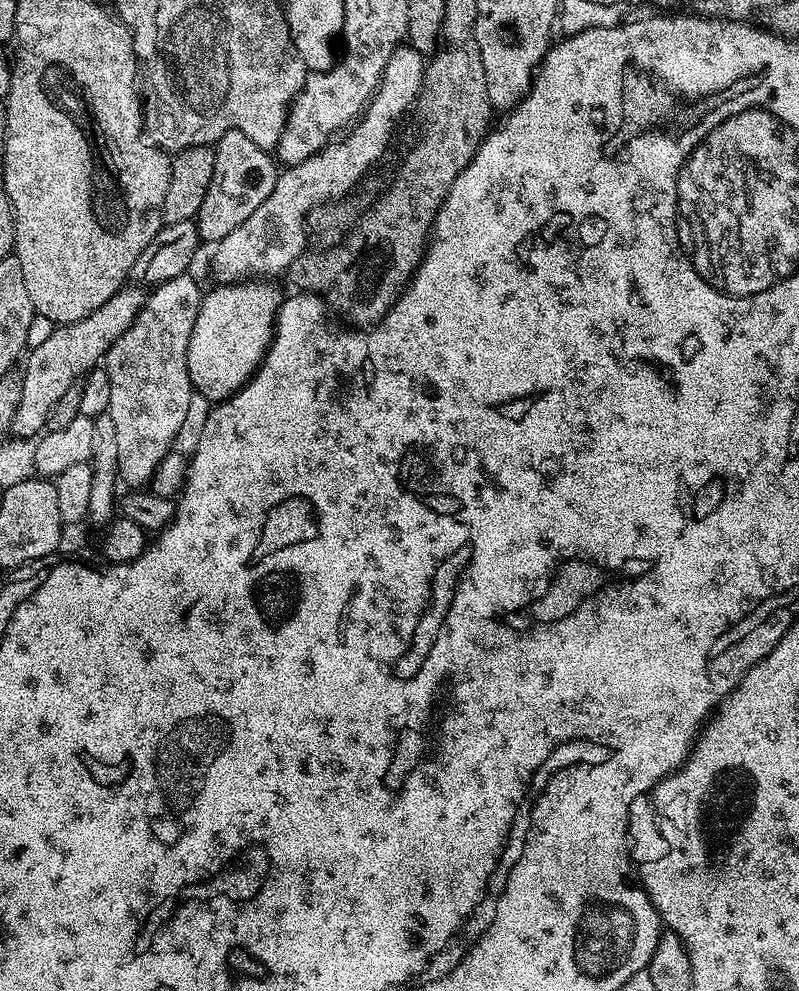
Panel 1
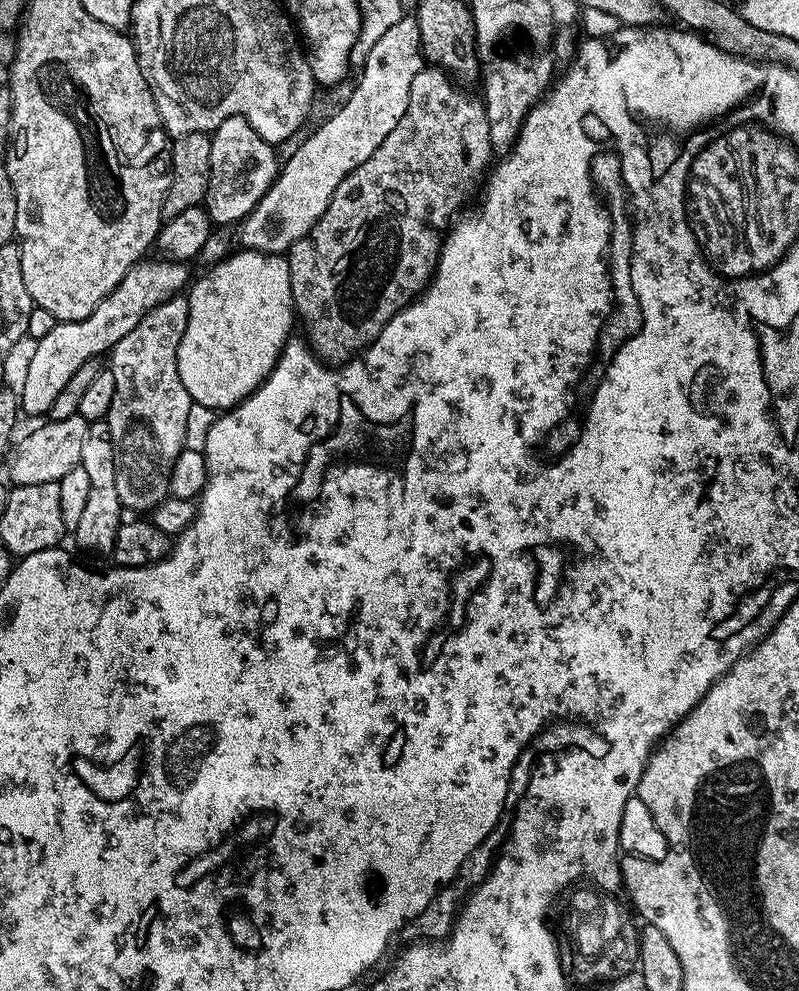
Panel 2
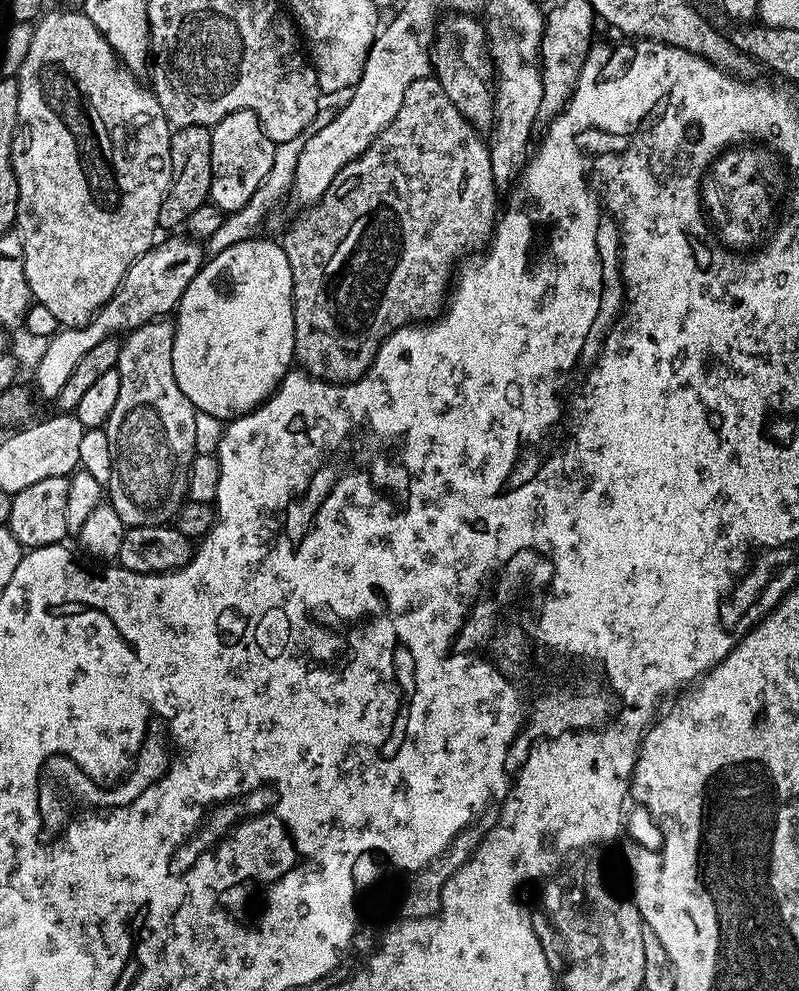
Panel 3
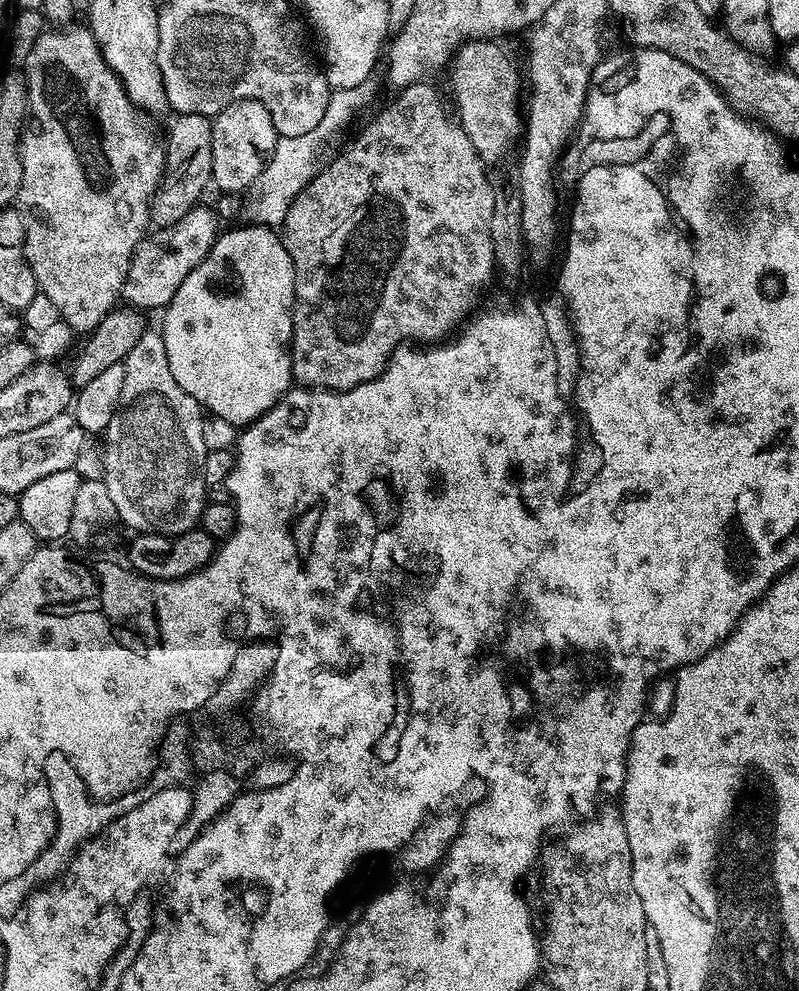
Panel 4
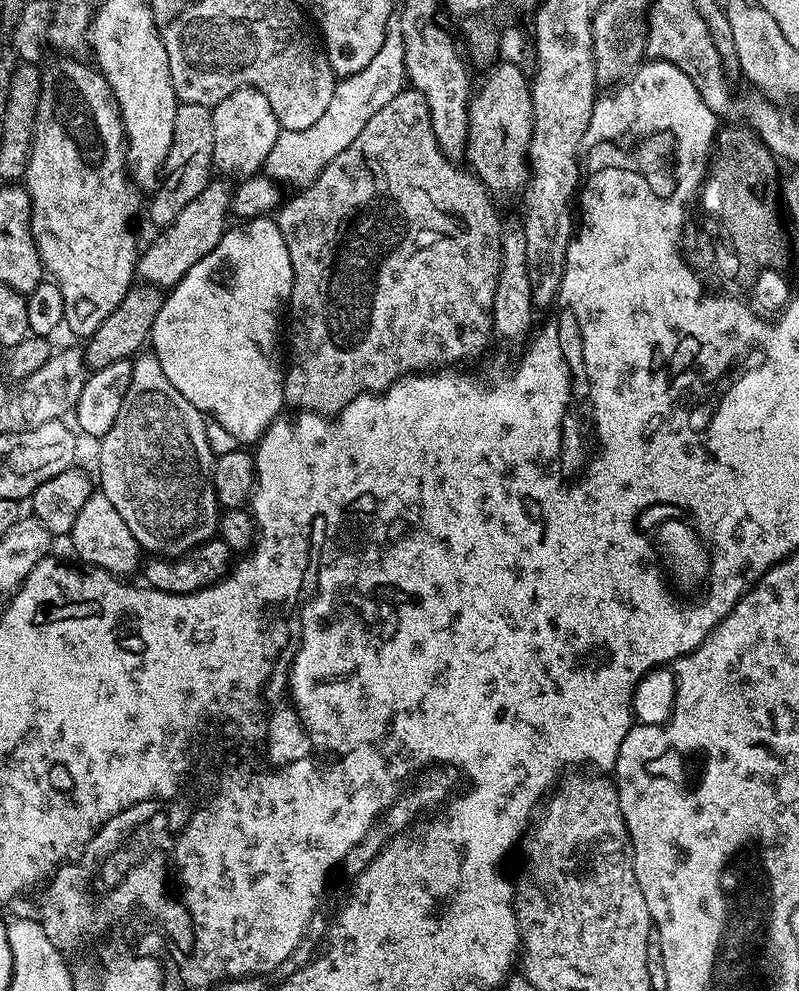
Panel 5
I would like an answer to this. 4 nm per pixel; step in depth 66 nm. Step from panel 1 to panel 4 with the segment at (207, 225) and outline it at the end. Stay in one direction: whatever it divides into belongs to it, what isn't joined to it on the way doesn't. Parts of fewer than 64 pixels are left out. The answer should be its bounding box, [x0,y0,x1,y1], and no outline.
[212,99,276,193]

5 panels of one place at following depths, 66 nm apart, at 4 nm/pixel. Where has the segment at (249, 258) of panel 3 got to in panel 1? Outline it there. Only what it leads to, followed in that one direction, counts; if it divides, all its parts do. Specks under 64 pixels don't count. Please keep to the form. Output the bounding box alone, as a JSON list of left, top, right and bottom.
[186,278,280,402]

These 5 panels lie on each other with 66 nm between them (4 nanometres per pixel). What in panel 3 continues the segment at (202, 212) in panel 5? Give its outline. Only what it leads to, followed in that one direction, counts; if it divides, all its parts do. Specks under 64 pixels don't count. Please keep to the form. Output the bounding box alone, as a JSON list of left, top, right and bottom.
[36,234,206,402]

